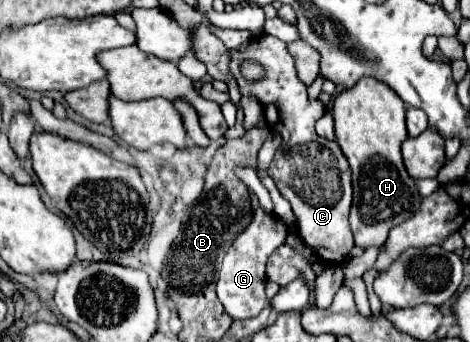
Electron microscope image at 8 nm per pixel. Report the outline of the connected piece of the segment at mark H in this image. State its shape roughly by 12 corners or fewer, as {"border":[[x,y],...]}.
{"border":[[362,77],[332,99],[354,243],[420,209],[400,155],[406,103]]}

